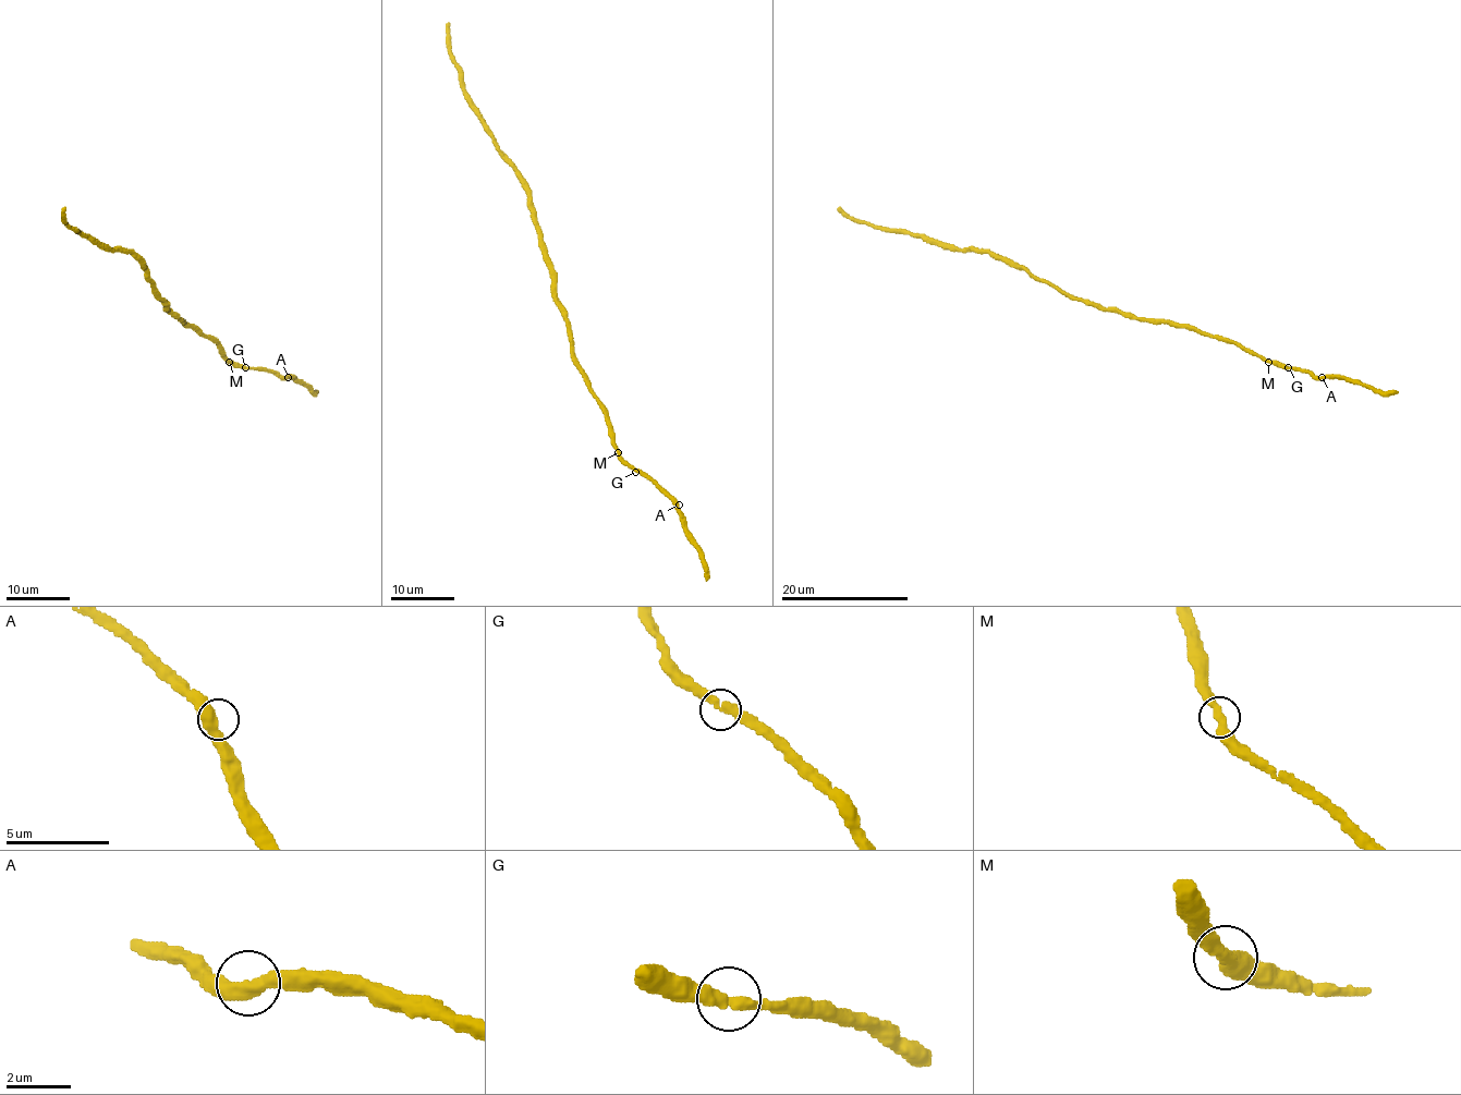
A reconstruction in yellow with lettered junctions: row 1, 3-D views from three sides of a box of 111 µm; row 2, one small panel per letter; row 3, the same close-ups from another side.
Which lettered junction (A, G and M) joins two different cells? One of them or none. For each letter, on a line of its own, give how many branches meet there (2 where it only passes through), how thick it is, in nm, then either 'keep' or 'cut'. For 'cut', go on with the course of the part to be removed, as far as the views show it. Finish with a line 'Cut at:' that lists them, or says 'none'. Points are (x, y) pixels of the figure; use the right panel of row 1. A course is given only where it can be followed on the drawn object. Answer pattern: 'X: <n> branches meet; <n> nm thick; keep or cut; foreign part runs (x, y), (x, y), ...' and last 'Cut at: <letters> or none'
A: 2 branches meet; 420 nm thick; keep
G: 2 branches meet; 360 nm thick; keep
M: 2 branches meet; 400 nm thick; keep
Cut at: none

